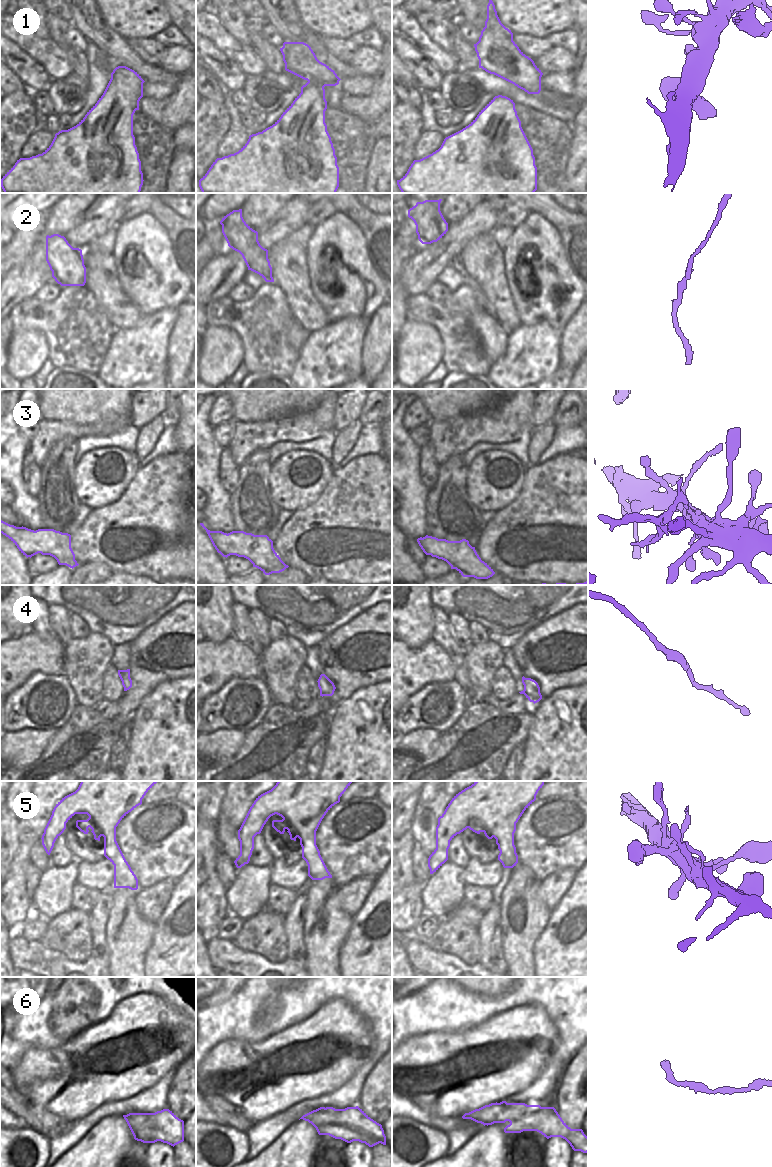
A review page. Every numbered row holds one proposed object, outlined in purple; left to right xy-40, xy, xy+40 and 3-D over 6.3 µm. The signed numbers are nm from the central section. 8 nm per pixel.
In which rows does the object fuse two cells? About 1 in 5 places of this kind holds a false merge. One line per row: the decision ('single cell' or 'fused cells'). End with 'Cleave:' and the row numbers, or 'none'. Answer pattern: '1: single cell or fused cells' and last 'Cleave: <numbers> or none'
1: single cell
2: single cell
3: fused cells
4: single cell
5: single cell
6: single cell
Cleave: 3

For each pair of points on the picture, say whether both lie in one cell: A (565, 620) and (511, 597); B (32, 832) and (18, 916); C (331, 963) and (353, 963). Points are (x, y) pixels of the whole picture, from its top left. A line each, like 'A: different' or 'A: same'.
A: different
B: same
C: different

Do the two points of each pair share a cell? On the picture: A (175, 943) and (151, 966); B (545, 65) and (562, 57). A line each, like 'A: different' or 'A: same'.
A: same
B: same

